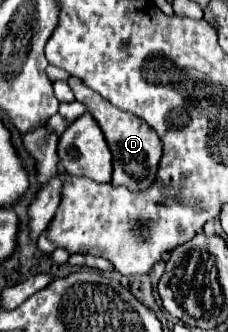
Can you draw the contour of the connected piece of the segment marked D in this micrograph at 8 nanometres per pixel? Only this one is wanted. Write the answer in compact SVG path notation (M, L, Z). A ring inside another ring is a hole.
M68 78L68 84L72 88L72 92L76 94L76 100L86 104L88 112L94 116L94 120L100 124L106 142L112 150L114 156L114 176L112 176L112 184L114 186L126 186L132 192L142 192L146 190L154 180L156 180L156 172L158 172L158 164L162 158L162 142L158 138L158 134L144 124L144 120L140 120L138 116L118 110L116 106L112 106L108 100L104 100L98 92L90 90L88 86L82 84L80 78Z

